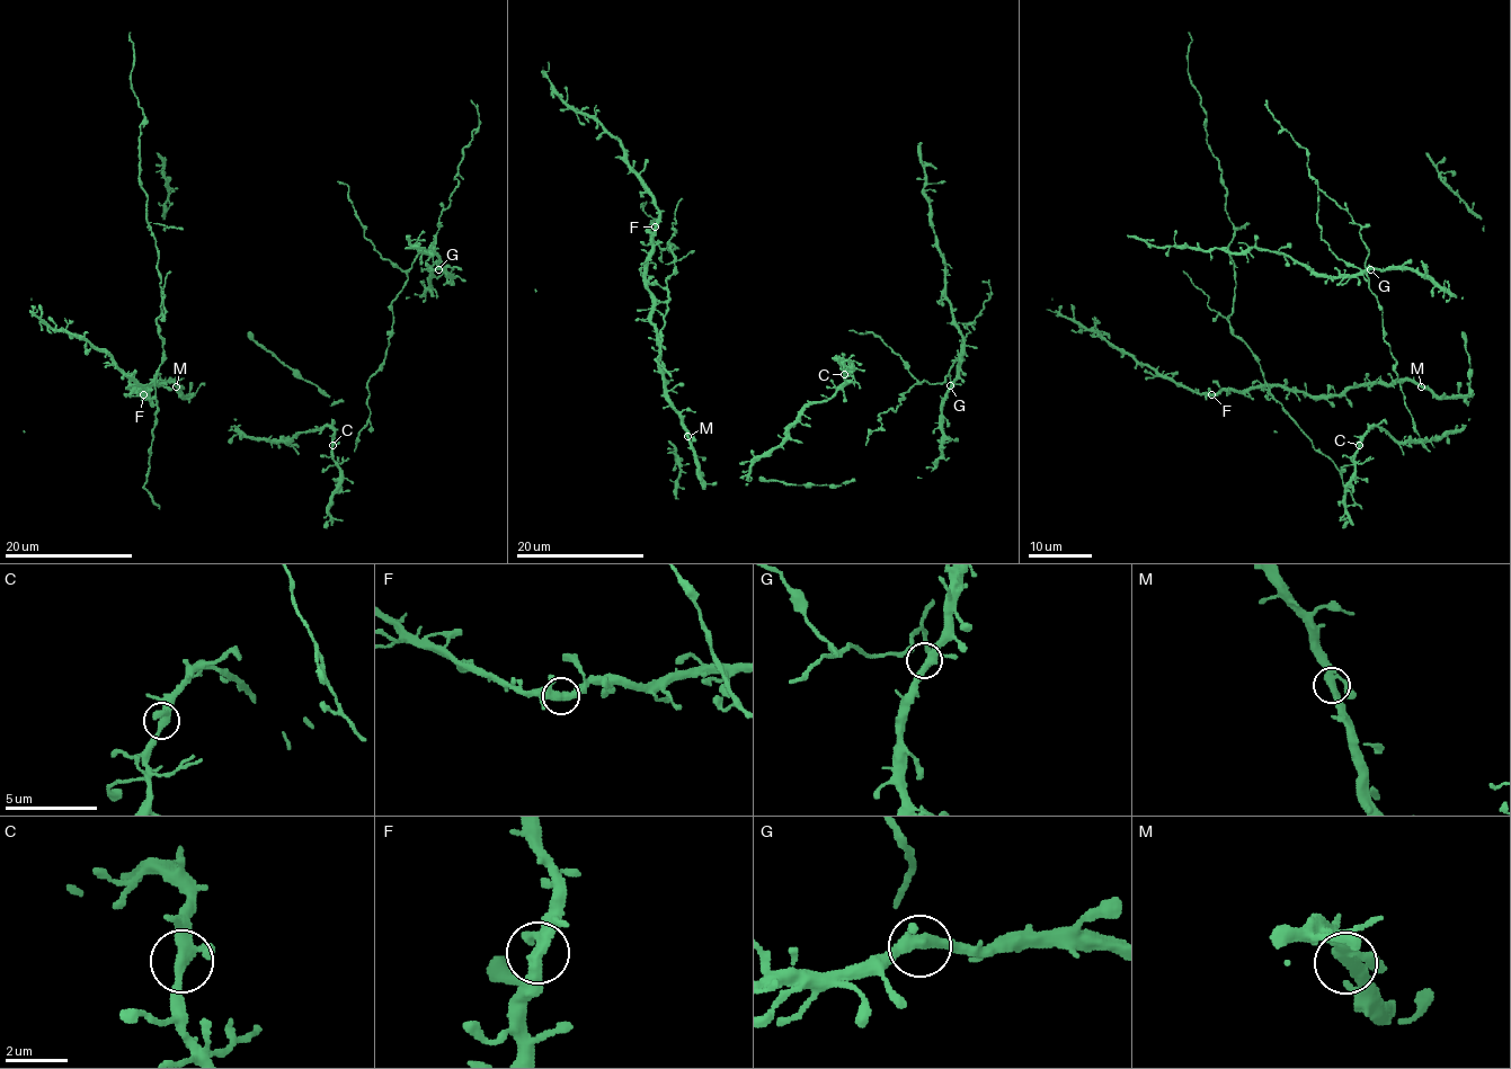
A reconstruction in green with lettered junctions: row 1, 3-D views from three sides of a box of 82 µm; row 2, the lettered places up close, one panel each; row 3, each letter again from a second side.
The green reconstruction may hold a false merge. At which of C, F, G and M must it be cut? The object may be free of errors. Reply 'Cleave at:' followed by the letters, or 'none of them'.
Cleave at: none of them

